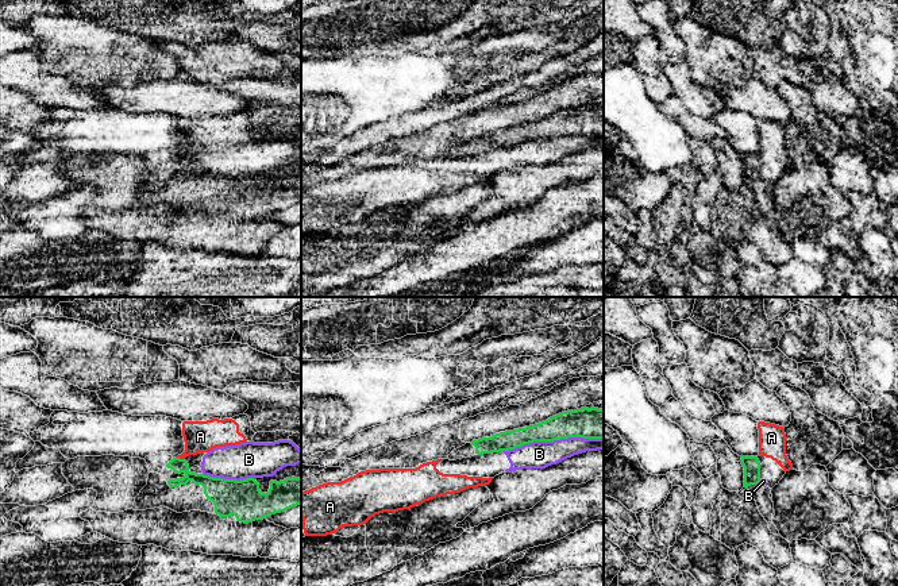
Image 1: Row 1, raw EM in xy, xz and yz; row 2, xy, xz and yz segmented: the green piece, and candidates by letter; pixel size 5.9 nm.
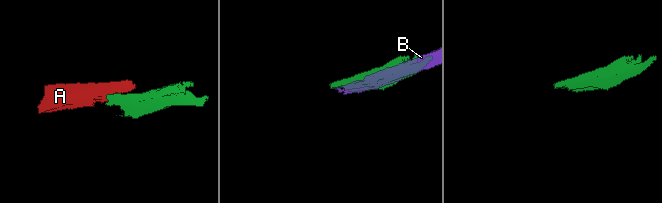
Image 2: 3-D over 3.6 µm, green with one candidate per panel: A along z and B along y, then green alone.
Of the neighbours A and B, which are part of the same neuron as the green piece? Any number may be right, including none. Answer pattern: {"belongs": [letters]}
{"belongs": []}

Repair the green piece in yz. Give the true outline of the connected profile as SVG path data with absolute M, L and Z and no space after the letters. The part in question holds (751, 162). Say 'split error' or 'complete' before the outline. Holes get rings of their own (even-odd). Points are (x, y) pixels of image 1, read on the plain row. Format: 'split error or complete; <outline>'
split error; M741 154L744 165L744 185L752 192L760 212L767 220L772 219L774 200L770 196L771 186L760 177L760 159L758 154Z

